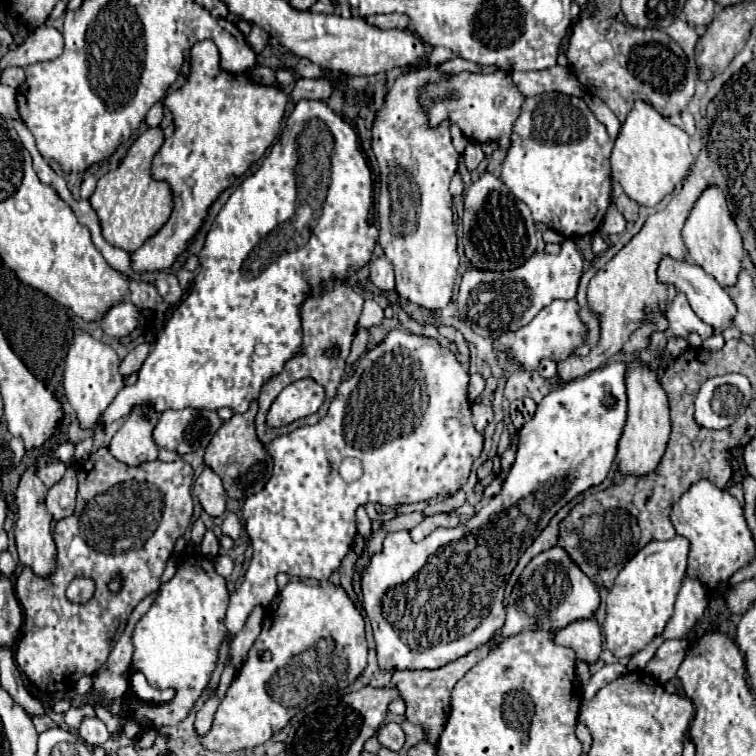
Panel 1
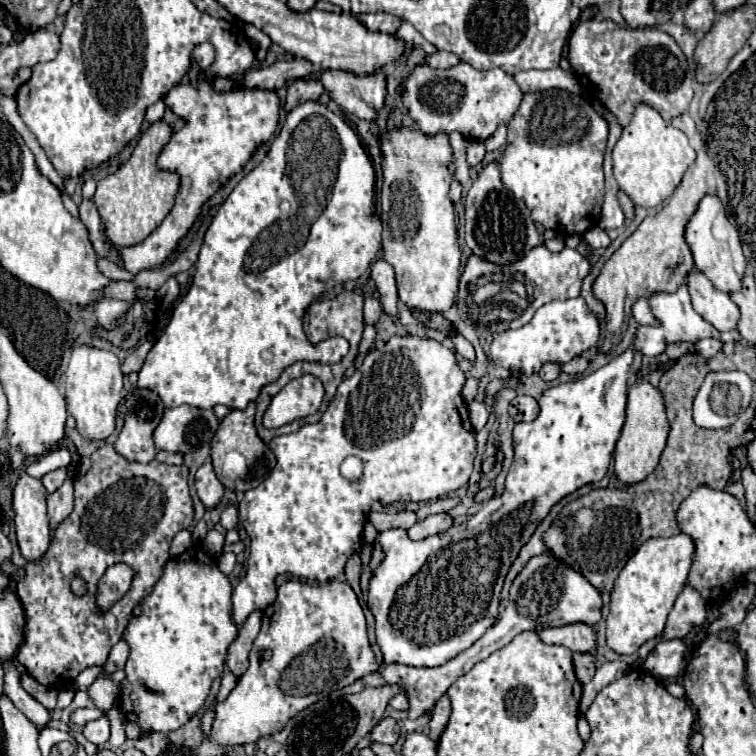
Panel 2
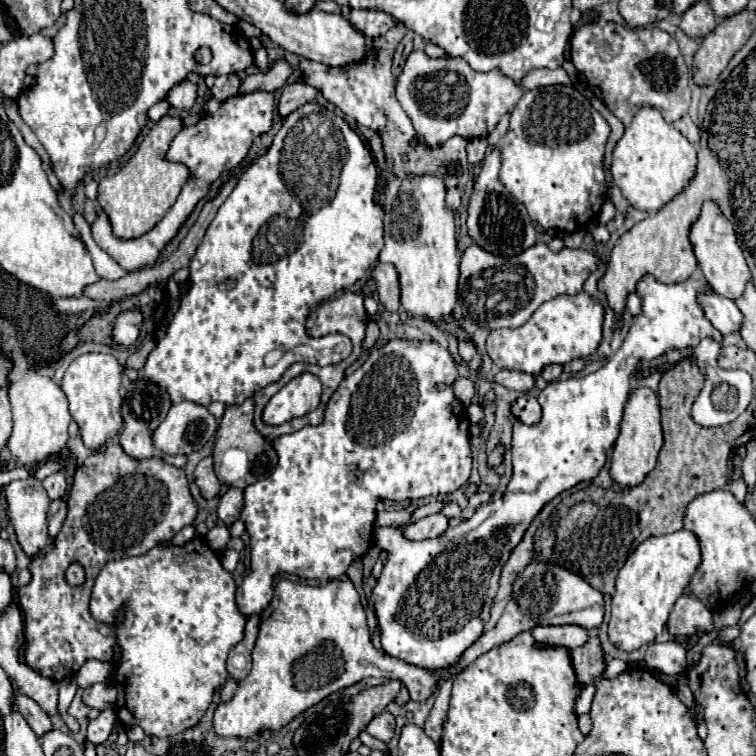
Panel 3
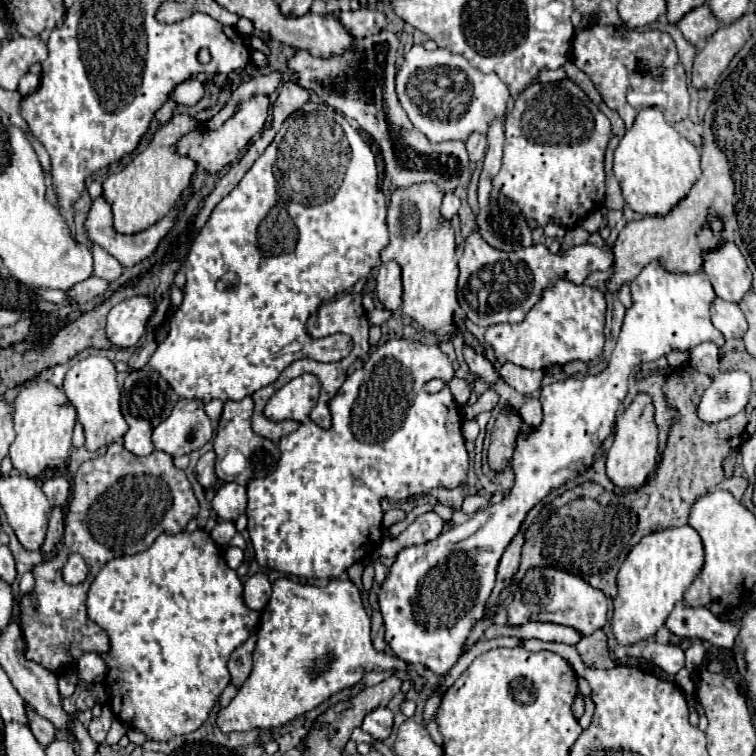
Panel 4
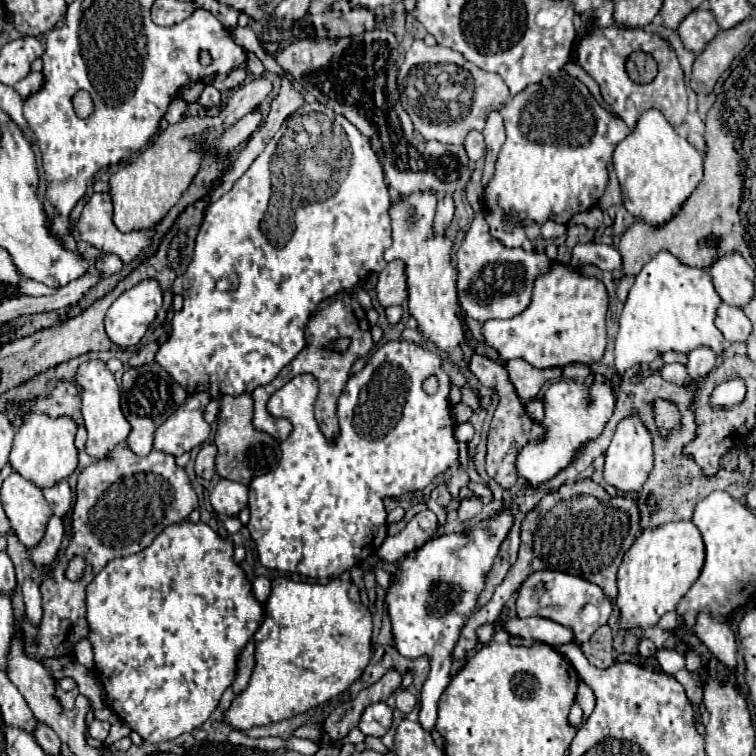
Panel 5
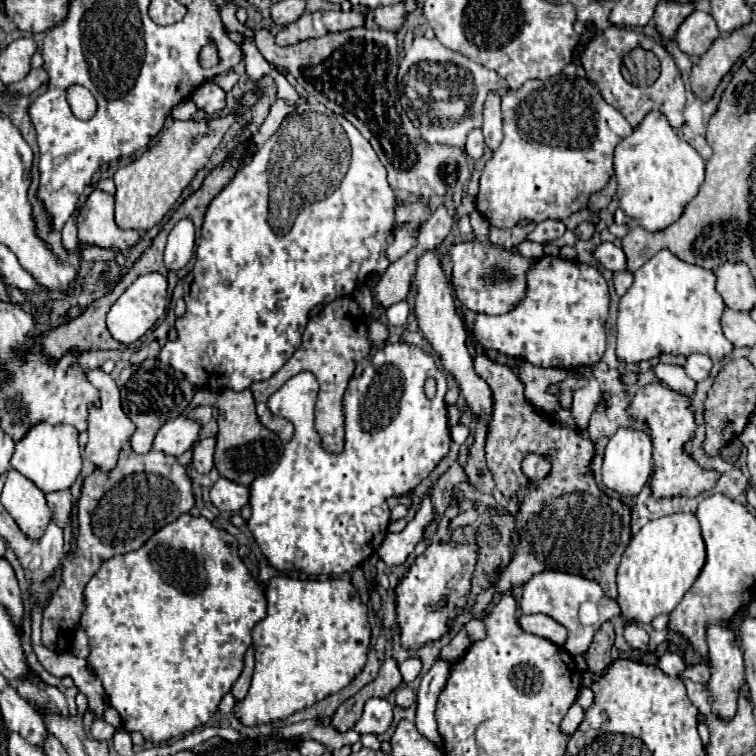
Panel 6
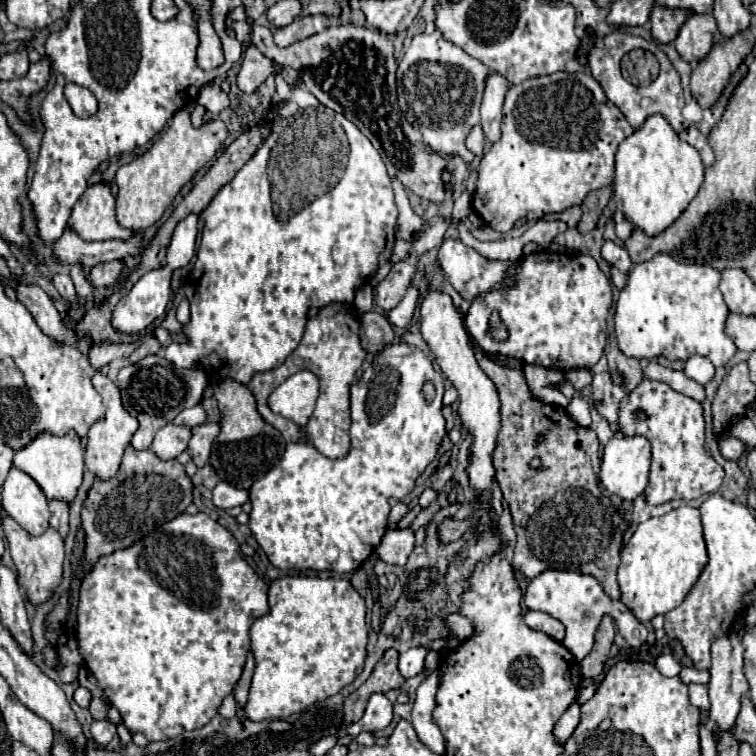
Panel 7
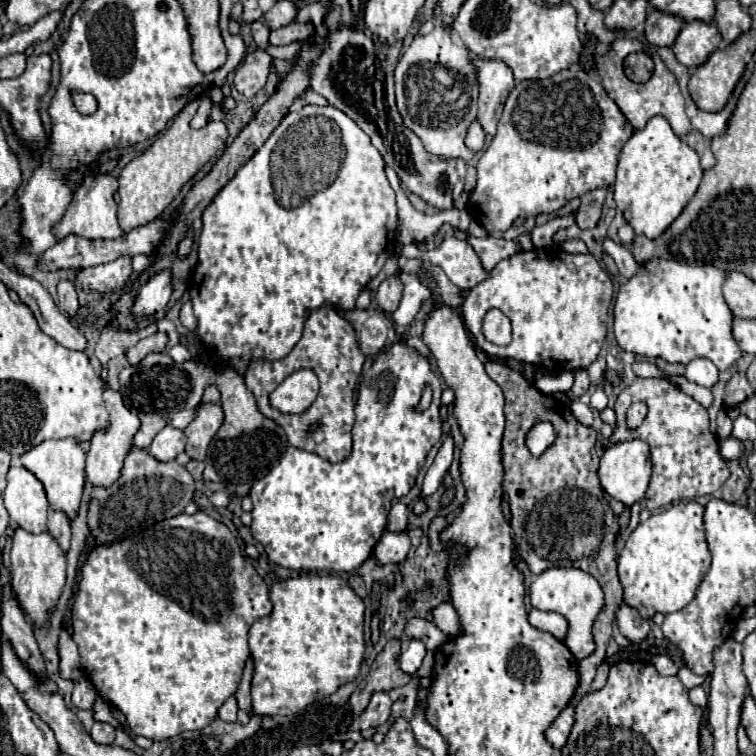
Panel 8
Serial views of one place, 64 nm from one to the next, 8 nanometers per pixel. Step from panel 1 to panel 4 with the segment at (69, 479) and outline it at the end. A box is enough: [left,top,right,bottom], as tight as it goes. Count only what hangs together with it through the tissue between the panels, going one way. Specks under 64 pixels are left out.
[42,506,64,552]

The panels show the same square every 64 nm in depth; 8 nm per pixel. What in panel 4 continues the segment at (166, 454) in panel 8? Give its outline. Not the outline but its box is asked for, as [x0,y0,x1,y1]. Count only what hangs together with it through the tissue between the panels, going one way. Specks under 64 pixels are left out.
[152,400,214,456]

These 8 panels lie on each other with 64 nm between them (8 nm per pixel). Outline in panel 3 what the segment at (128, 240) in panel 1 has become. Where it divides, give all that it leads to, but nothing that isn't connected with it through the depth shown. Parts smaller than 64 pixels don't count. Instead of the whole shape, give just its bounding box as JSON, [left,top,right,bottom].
[98,116,188,240]

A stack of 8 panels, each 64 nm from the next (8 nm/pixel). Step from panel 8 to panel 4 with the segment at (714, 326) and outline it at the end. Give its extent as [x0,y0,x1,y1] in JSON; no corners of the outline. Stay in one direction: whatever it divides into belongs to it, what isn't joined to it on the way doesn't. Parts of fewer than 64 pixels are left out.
[378,262,724,674]

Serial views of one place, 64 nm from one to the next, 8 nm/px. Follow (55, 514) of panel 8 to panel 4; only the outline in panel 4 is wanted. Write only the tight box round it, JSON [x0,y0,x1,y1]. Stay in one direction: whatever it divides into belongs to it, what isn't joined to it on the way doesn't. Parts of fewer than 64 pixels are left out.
[42,476,70,508]

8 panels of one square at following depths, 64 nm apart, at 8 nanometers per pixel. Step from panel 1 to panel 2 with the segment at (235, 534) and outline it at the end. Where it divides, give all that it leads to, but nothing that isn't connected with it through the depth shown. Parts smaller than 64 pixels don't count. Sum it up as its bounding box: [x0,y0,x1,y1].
[220,506,238,530]

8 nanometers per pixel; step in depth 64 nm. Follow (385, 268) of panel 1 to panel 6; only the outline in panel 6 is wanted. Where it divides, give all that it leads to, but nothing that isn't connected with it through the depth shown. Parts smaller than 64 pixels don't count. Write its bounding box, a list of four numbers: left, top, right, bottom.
[376,250,420,308]

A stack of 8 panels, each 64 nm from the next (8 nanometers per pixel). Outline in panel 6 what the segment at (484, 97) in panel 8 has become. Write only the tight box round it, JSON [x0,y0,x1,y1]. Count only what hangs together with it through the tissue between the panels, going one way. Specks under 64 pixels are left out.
[482,94,504,154]

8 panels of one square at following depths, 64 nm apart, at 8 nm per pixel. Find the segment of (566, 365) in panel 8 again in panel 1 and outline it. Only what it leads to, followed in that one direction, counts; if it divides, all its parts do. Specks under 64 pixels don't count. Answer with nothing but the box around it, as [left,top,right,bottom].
[510,300,584,370]

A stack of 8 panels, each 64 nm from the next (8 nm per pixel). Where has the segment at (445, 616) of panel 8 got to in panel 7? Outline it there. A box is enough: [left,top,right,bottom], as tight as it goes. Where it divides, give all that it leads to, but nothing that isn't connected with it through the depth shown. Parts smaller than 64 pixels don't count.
[448,614,476,640]

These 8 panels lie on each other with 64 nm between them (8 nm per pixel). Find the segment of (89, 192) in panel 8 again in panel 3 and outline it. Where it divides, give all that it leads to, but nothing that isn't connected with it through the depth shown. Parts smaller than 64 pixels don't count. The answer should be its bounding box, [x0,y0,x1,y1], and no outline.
[92,92,276,272]

